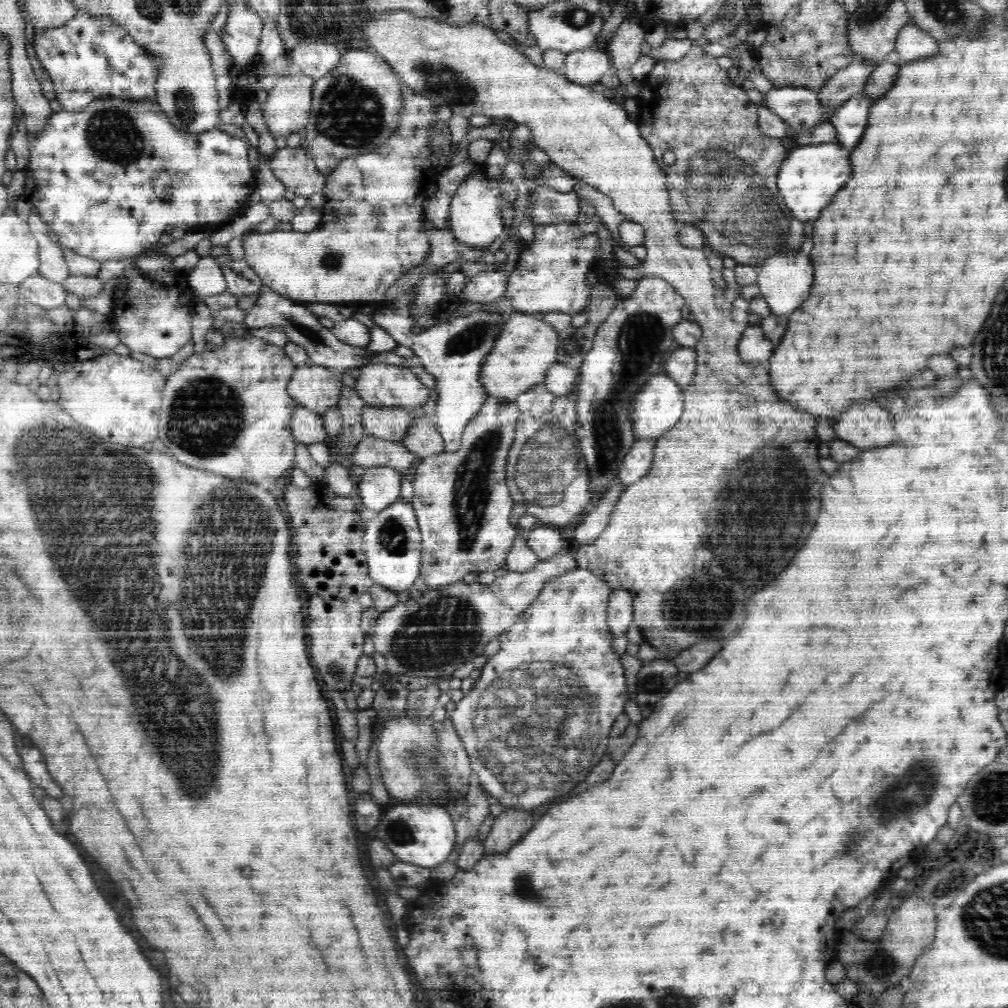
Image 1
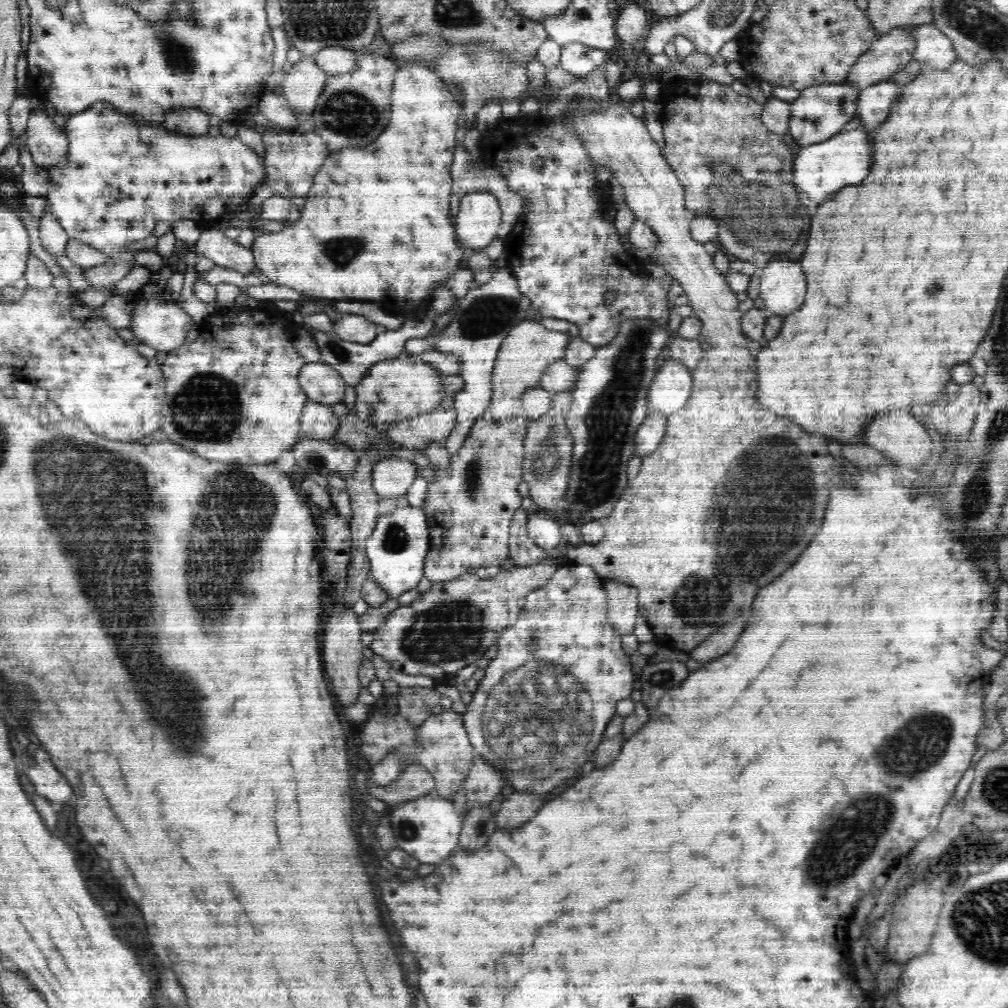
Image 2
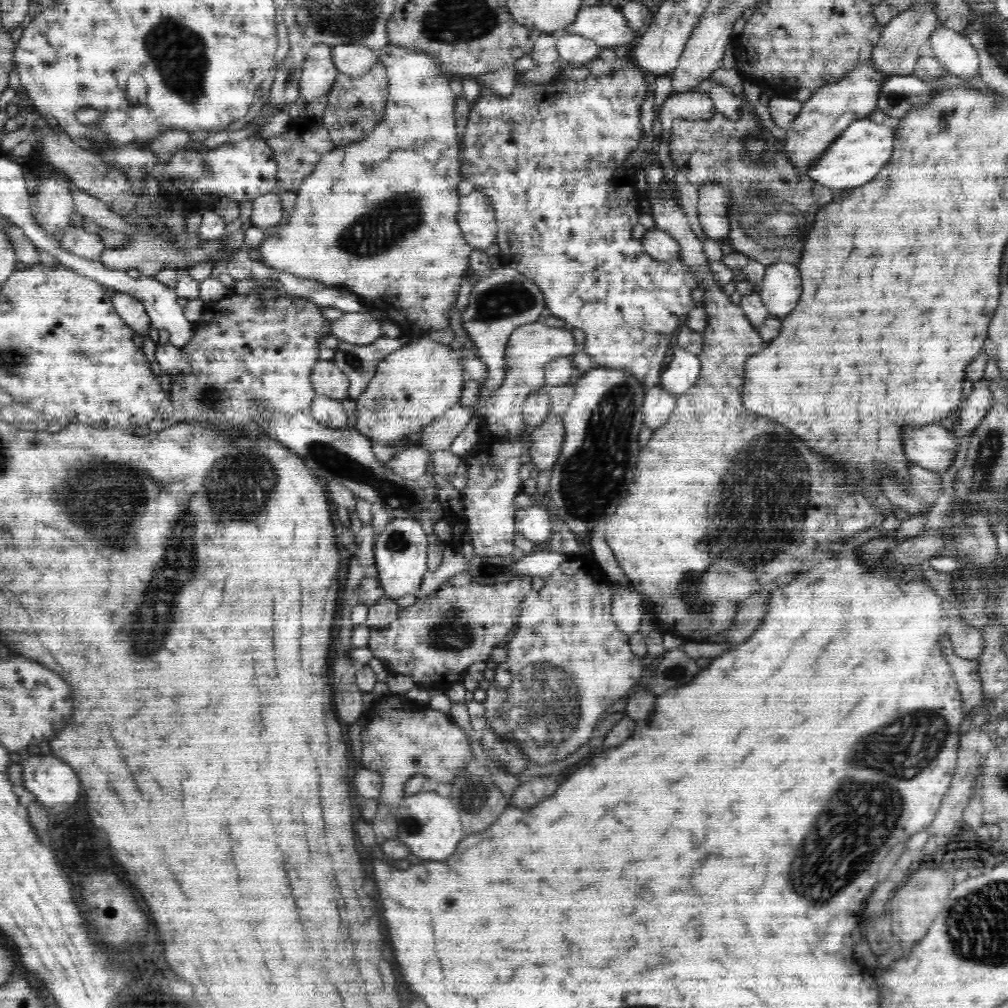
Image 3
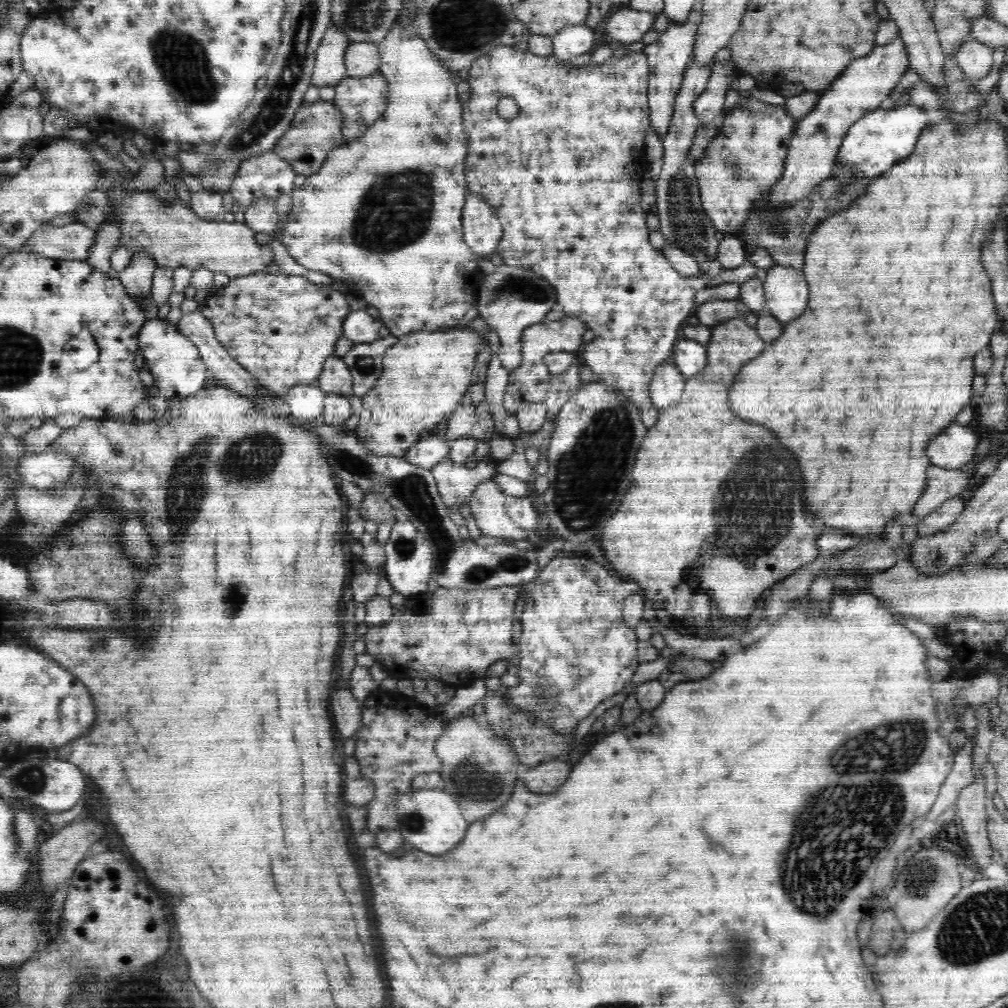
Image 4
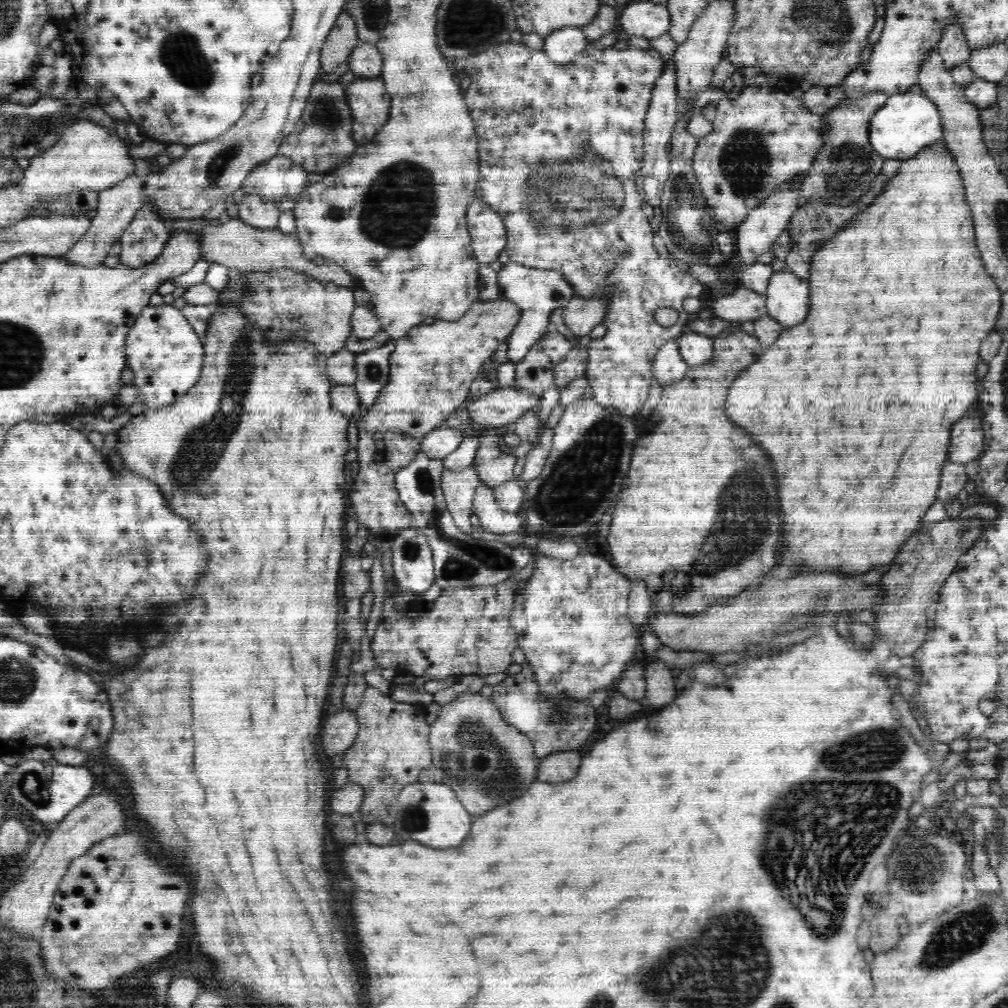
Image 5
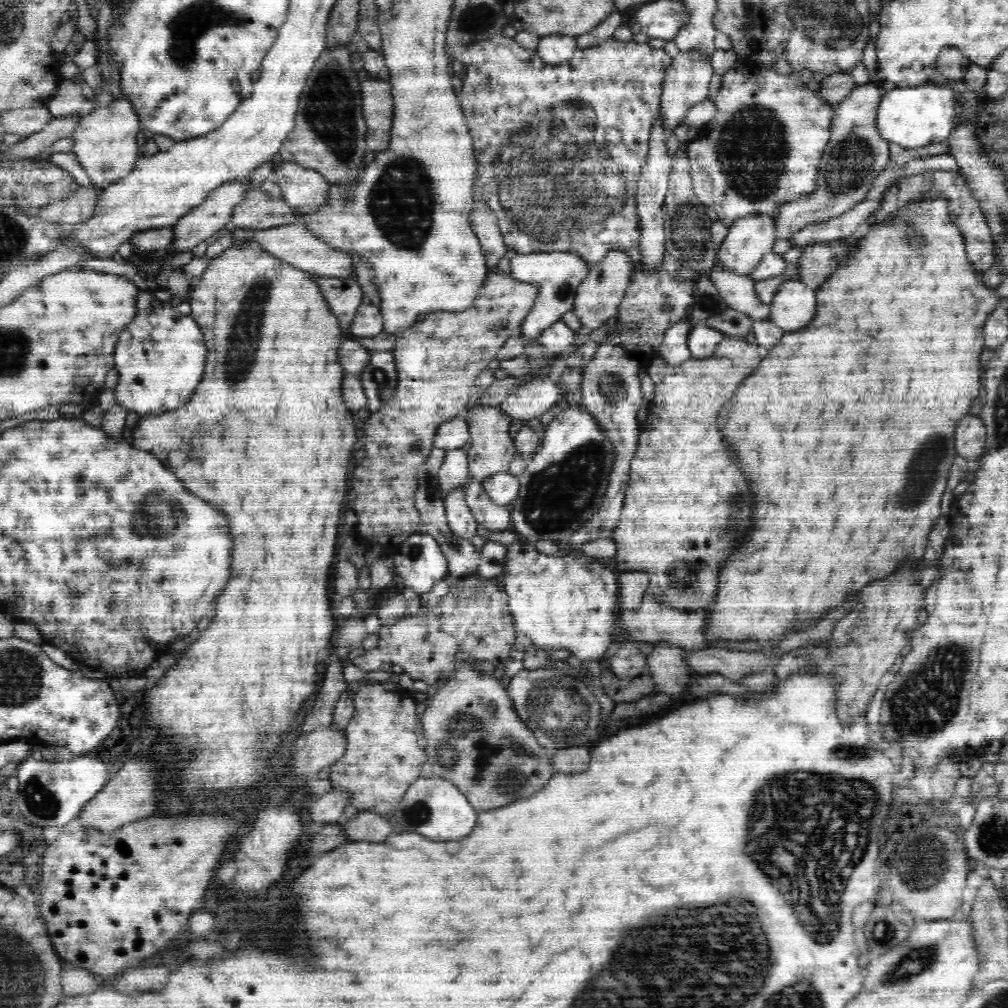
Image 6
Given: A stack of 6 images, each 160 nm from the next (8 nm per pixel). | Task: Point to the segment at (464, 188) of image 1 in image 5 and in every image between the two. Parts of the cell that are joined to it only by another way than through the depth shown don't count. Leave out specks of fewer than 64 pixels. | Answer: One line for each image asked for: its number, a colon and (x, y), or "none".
2: (478, 221)
3: (476, 218)
4: (482, 230)
5: (486, 229)

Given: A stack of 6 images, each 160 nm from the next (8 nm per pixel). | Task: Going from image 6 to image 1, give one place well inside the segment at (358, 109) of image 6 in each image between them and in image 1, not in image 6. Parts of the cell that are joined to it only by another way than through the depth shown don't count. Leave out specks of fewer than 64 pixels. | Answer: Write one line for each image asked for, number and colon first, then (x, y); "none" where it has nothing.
1: (297, 169)
2: (292, 160)
3: (297, 156)
4: (306, 152)
5: (322, 140)

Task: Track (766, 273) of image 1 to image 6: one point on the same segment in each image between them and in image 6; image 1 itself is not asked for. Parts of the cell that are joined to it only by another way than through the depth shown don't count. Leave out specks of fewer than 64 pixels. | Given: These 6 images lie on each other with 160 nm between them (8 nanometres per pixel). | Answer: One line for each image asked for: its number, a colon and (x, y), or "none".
2: (782, 284)
3: (780, 289)
4: (786, 291)
5: (787, 295)
6: (793, 306)

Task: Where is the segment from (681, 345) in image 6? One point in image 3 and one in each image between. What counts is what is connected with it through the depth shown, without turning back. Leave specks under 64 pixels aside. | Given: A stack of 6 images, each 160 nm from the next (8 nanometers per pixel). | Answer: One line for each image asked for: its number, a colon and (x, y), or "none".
3: (657, 404)
4: (666, 385)
5: (668, 365)

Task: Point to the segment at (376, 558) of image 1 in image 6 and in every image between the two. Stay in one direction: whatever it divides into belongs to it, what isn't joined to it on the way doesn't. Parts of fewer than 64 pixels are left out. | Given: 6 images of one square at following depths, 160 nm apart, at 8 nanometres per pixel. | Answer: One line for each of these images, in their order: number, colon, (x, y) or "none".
2: (397, 547)
3: (401, 550)
4: (408, 566)
5: (412, 559)
6: (420, 564)

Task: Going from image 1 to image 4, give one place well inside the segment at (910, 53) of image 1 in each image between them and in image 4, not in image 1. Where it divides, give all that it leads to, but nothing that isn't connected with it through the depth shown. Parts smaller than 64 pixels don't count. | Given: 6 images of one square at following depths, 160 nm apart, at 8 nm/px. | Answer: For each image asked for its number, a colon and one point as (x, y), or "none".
2: (931, 47)
3: (957, 56)
4: (974, 57)

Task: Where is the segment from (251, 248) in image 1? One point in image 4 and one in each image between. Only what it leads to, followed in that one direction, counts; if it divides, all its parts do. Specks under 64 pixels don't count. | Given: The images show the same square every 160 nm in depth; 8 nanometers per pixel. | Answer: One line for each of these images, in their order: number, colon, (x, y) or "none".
2: (377, 226)
3: (379, 217)
4: (396, 238)

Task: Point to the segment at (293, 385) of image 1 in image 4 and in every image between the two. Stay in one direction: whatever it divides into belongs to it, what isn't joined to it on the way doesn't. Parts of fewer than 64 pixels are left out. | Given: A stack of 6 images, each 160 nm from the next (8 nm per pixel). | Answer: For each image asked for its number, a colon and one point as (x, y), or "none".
2: (322, 383)
3: (328, 380)
4: (335, 377)

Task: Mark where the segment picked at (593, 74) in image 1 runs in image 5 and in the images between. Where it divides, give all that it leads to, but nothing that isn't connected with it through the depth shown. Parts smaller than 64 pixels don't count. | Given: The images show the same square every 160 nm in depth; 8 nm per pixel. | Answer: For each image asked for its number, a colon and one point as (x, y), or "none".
2: (577, 58)
3: (573, 49)
4: (571, 41)
5: (563, 46)

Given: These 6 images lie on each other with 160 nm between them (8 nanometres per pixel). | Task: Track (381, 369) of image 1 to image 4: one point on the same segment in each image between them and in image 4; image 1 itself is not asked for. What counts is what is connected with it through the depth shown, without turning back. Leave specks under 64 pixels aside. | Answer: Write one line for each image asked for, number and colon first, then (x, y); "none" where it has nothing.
2: (402, 388)
3: (413, 386)
4: (426, 375)

